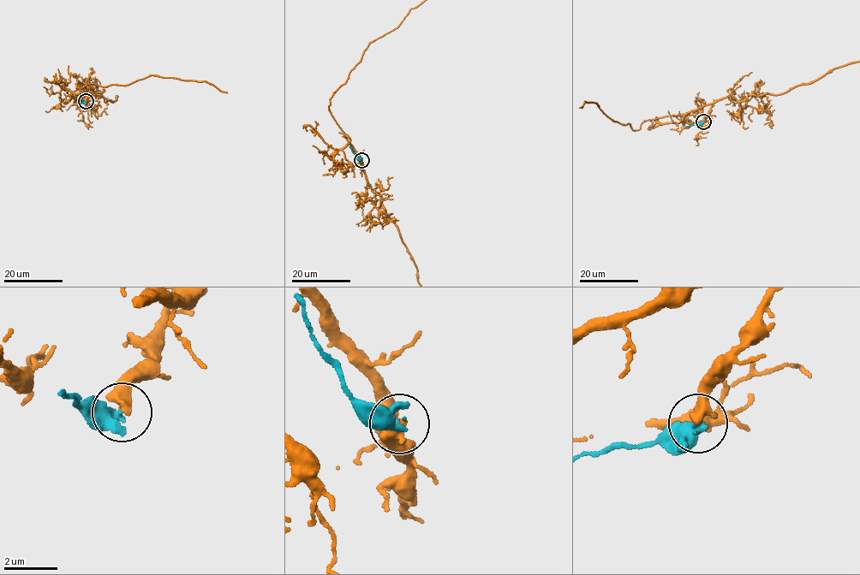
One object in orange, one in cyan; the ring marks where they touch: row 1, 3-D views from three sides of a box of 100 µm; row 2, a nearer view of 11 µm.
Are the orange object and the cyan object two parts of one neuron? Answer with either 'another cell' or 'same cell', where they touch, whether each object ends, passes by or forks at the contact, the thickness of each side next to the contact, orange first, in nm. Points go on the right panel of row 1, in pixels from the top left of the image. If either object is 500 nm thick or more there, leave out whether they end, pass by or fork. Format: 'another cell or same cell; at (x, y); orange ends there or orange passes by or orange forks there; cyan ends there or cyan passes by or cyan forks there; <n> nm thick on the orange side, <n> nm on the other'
another cell; at (703, 121); 500 nm thick on the orange side, 400 nm on the other

